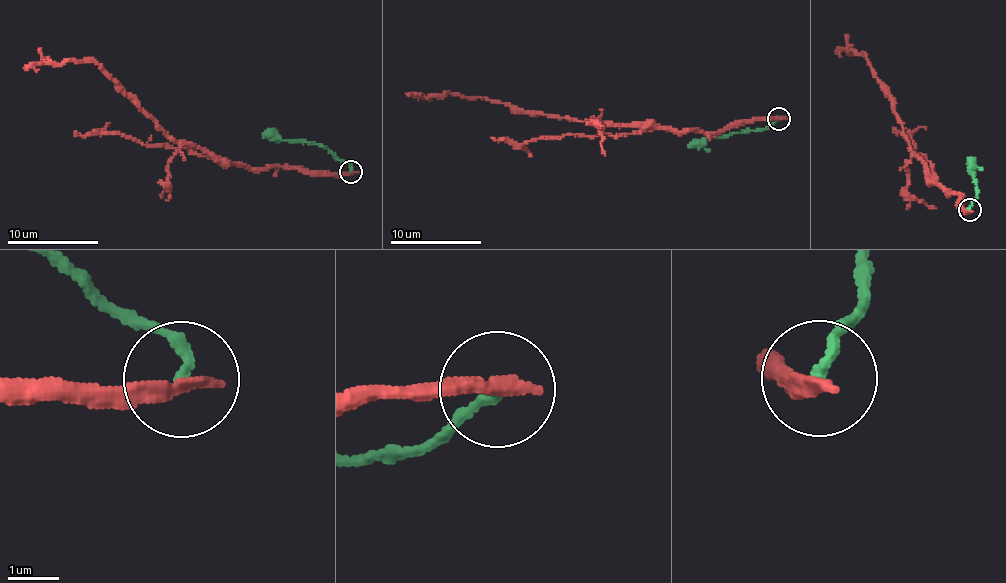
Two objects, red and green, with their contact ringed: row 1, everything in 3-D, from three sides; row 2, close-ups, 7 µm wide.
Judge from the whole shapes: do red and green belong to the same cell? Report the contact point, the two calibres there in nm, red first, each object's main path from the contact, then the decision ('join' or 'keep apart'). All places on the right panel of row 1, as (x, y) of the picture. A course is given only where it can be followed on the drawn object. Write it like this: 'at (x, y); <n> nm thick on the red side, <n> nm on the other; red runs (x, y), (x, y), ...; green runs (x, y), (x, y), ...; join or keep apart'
at (969, 210); 320 nm thick on the red side, 200 nm on the other; red runs (969, 210), (957, 208), (960, 196), (931, 183), (924, 162), (911, 153), (888, 89), (866, 59), (835, 51); green runs (969, 210), (977, 195), (976, 185), (968, 169), (972, 161); keep apart

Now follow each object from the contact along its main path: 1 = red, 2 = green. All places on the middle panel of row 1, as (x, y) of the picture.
1: (778, 119), (740, 121), (715, 132), (619, 126), (516, 113), (482, 97), (452, 93), (413, 97), (406, 93)
2: (778, 119), (763, 129), (699, 141), (688, 147)

